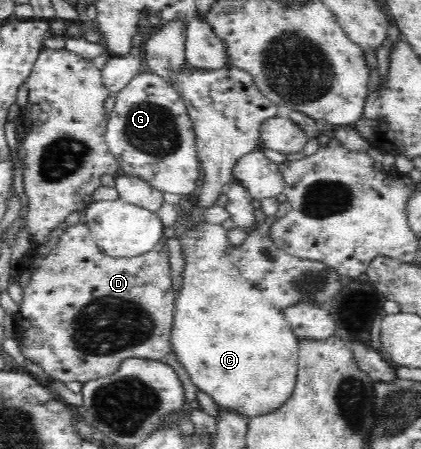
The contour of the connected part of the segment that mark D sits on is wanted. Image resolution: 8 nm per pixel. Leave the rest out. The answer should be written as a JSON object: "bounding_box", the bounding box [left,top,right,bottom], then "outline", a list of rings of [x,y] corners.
{"bounding_box":[19,222,177,383],"outline":[[[78,222],[64,230],[59,242],[43,245],[42,250],[33,247],[20,268],[32,271],[19,305],[20,318],[38,330],[36,340],[32,342],[30,338],[30,346],[20,344],[20,350],[24,357],[54,379],[64,383],[104,379],[115,374],[125,358],[165,361],[171,348],[169,334],[177,296],[172,288],[168,252],[162,252],[158,247],[132,258],[114,258],[106,255],[95,244],[90,229]]]}

